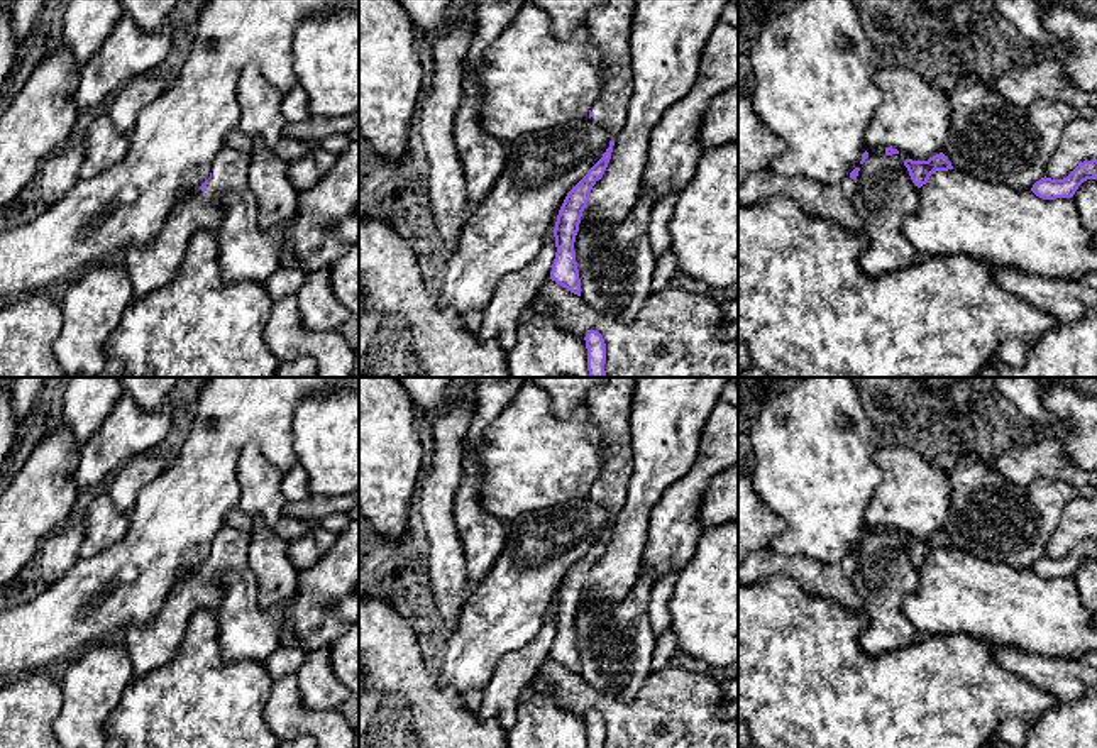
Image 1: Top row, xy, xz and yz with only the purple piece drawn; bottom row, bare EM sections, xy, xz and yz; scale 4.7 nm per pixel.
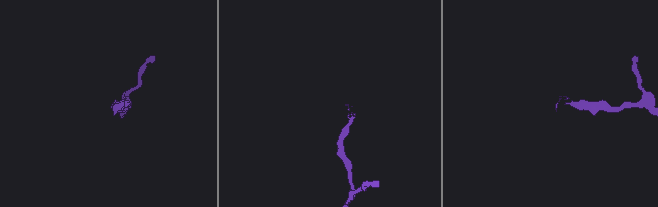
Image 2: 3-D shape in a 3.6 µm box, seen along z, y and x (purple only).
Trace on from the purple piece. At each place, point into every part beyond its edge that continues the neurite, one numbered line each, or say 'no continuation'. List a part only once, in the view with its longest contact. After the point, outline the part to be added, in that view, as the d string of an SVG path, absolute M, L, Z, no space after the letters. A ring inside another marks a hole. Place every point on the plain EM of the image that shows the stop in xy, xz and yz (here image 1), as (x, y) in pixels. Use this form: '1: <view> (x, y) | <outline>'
1: xy (153, 647) | M225 525L213 540L207 569L196 569L178 580L149 628L135 624L127 628L124 646L134 677L151 674L173 660L196 609L215 613L220 608L220 575L229 569L249 567L249 543L251 533Z

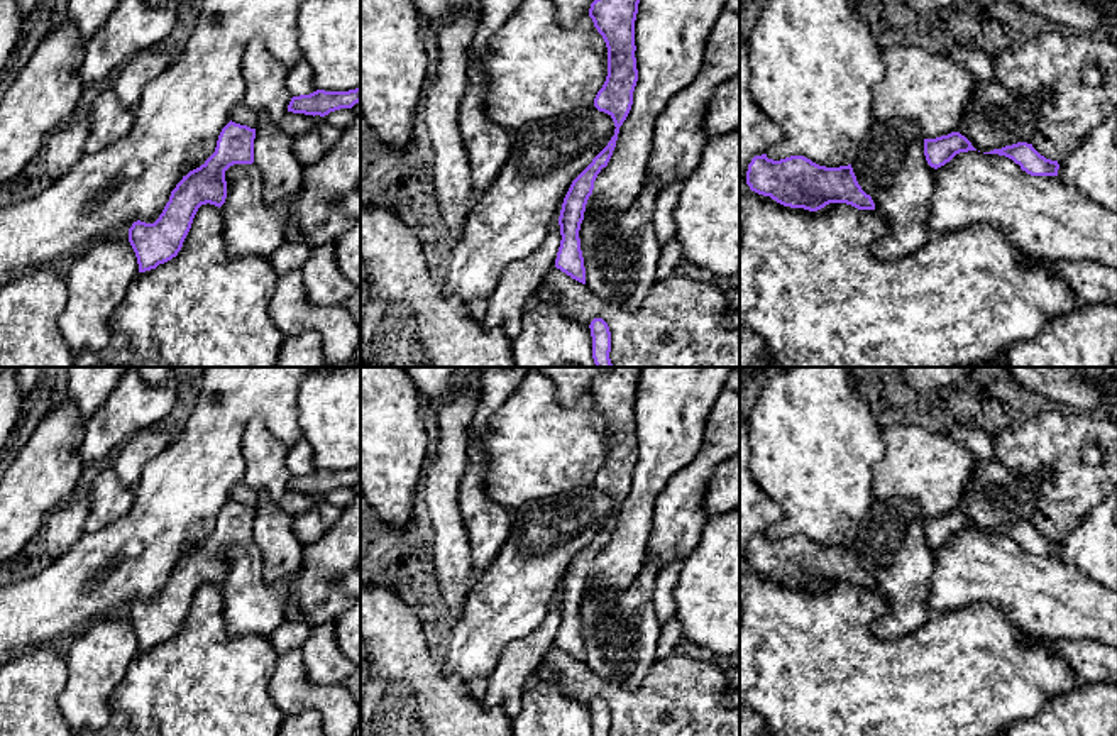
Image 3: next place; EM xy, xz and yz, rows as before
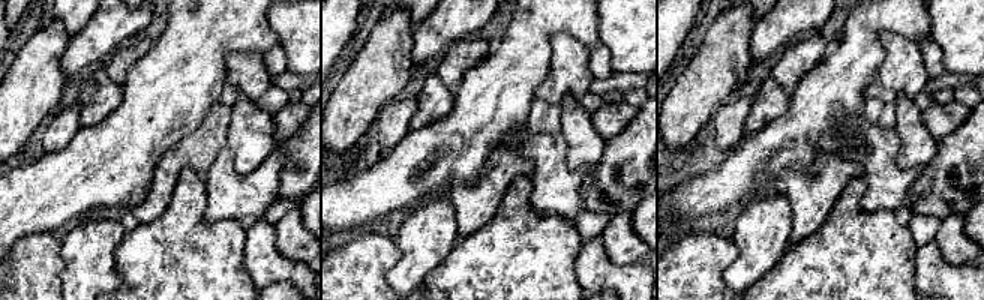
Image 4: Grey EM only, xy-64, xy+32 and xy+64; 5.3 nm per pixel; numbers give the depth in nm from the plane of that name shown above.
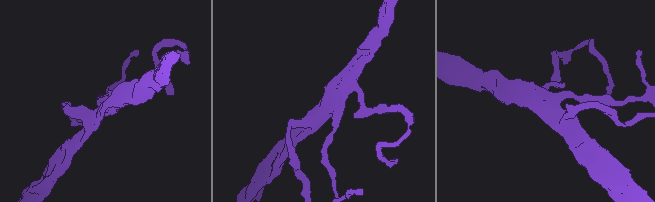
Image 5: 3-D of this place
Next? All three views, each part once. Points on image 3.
no continuation

